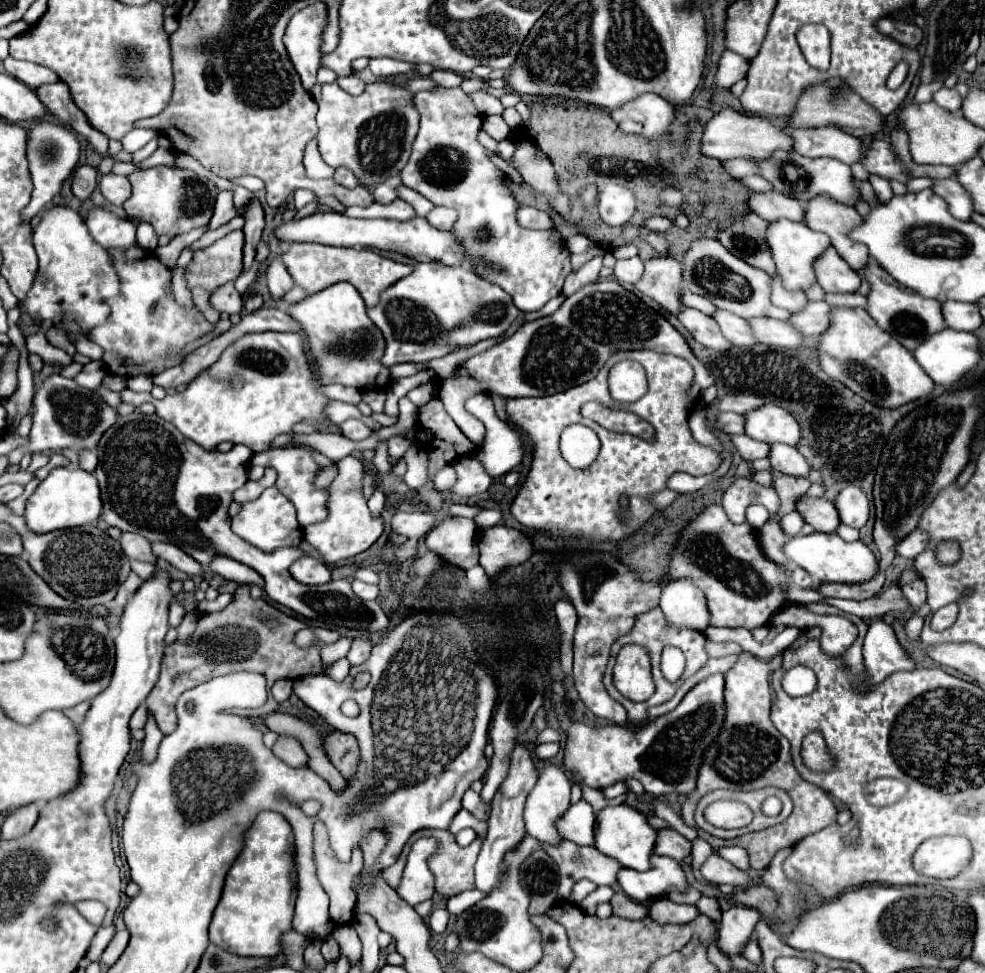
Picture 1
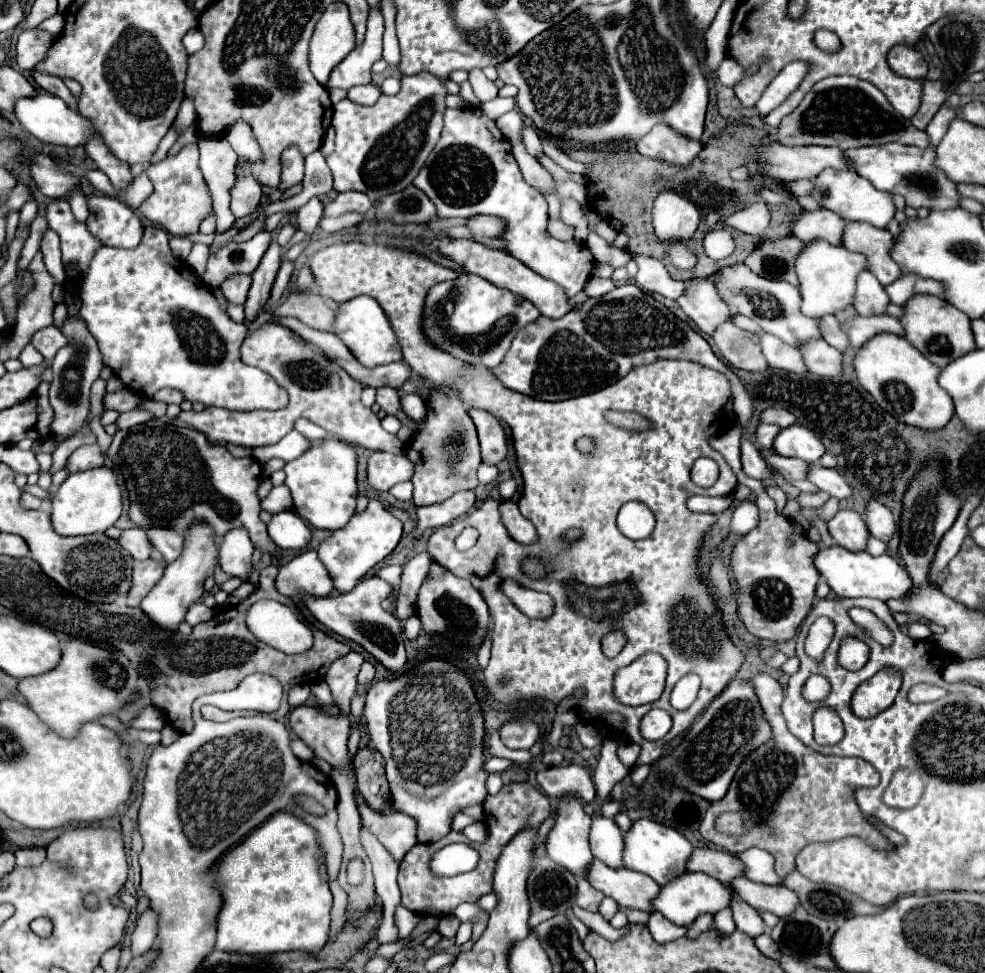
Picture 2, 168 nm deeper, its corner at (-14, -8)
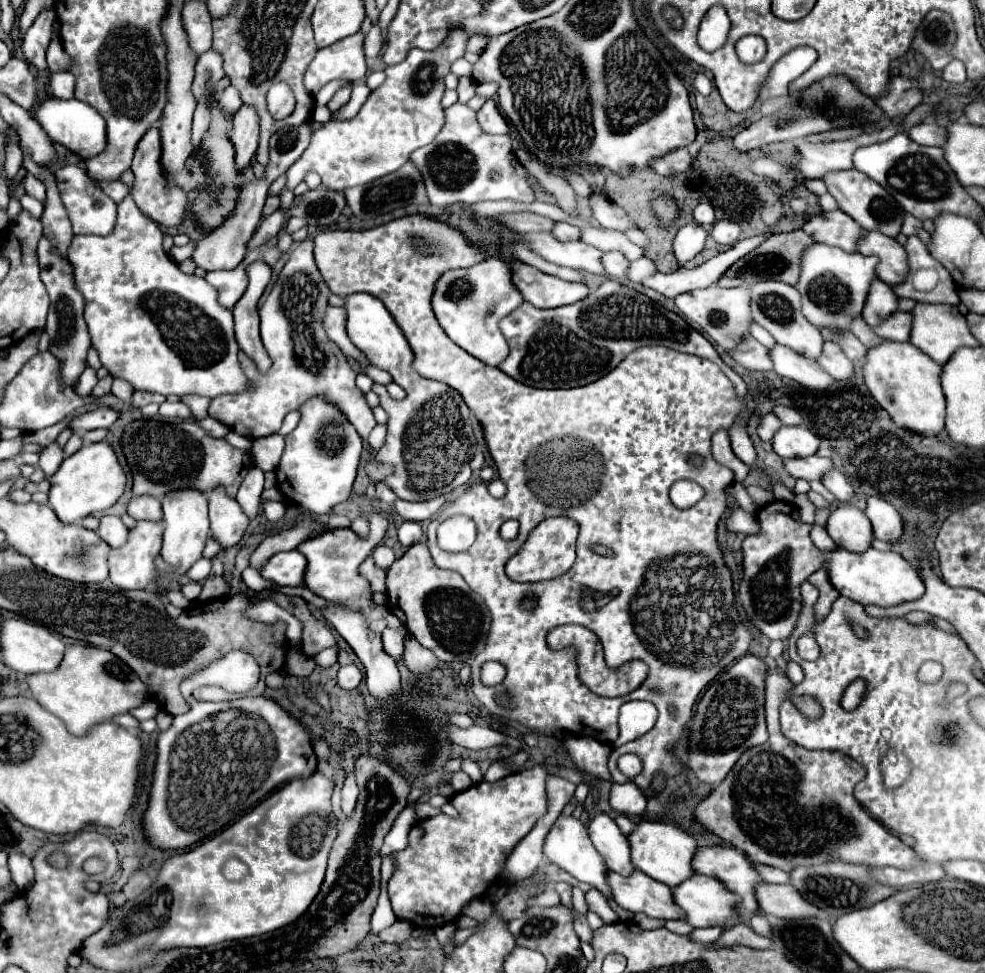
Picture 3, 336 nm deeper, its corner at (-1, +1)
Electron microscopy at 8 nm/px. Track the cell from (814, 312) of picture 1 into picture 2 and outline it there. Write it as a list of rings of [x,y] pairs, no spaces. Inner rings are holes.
[[[856,316],[854,320],[842,324],[842,328],[850,336],[852,346],[856,350],[864,346],[864,342],[872,340],[876,334],[882,334],[882,332],[904,336],[904,326],[900,326],[900,320],[892,316],[870,316],[870,318]]]

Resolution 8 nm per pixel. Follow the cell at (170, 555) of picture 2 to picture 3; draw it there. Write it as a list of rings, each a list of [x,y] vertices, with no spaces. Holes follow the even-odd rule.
[[[133,497],[129,501],[127,513],[137,521],[153,521],[153,523],[163,521],[161,501],[155,501],[155,497]]]

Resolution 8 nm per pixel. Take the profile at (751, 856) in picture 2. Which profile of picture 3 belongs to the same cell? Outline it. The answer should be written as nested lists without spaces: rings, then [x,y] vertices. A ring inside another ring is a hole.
[[[751,861],[751,865],[761,875],[761,879],[767,881],[767,883],[789,883],[789,873],[777,869],[777,867],[763,865],[763,863],[757,863],[757,861]]]

